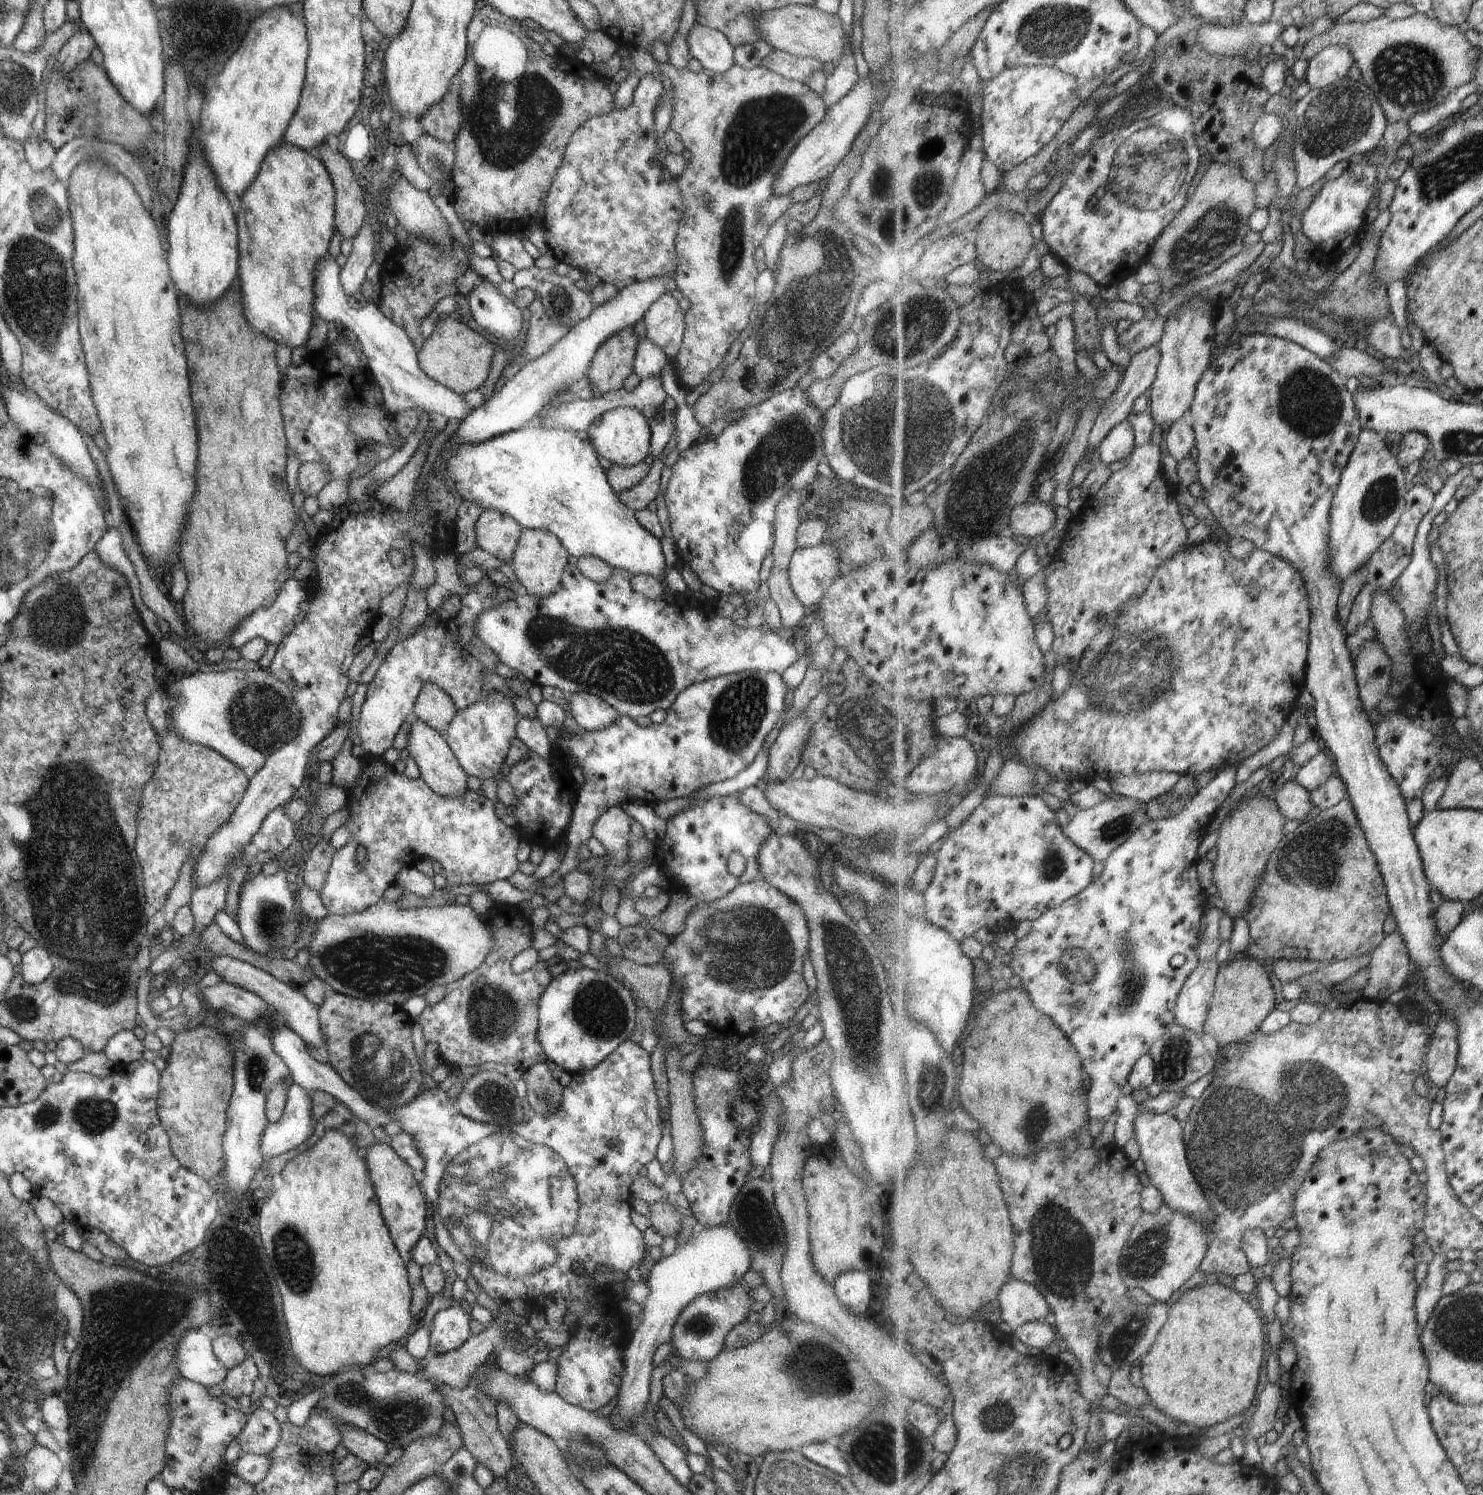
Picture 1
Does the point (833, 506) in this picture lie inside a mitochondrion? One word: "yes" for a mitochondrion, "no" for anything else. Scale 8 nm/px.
yes

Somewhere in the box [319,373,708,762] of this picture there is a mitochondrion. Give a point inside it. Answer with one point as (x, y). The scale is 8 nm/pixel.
(622, 663)

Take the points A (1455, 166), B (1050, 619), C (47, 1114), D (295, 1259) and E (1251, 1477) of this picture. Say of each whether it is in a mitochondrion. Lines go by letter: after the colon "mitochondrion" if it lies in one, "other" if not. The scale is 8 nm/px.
A: mitochondrion
B: other
C: mitochondrion
D: mitochondrion
E: other

